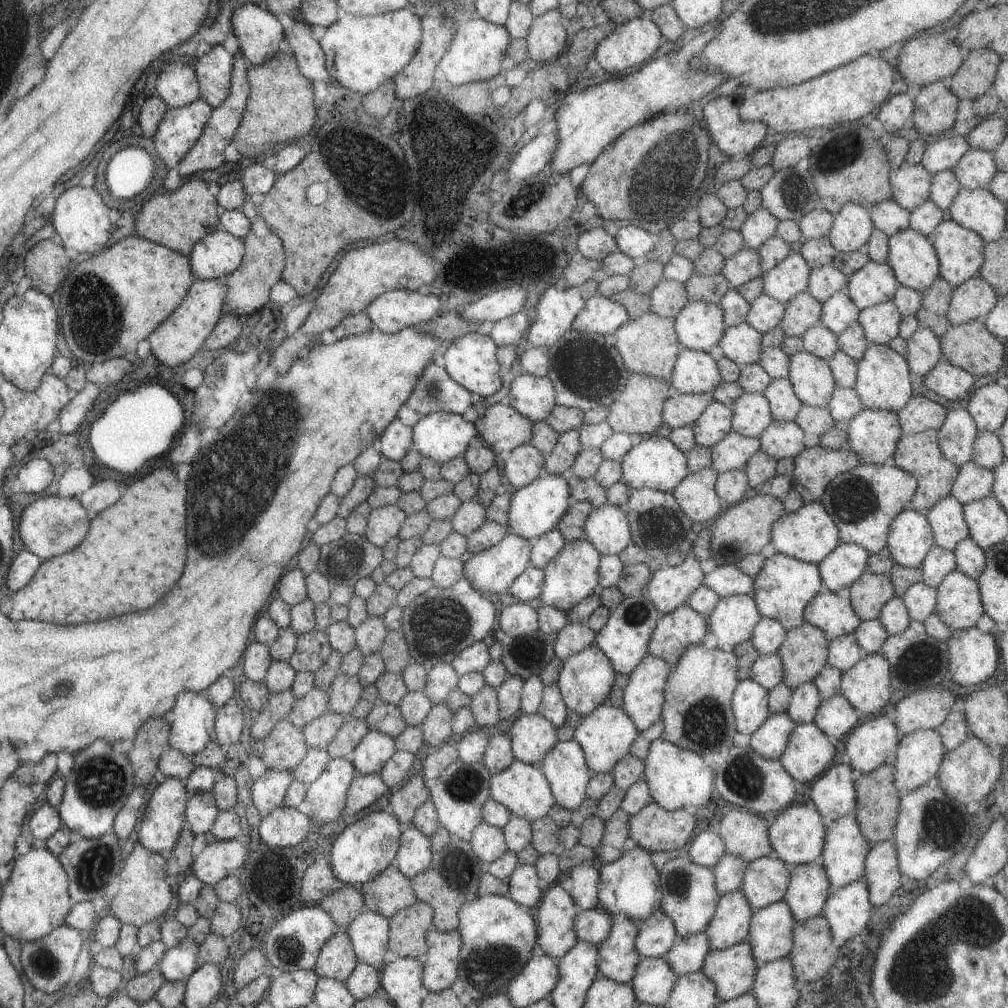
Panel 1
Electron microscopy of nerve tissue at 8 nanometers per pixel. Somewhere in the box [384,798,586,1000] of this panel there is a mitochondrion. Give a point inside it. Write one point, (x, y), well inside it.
(487, 965)

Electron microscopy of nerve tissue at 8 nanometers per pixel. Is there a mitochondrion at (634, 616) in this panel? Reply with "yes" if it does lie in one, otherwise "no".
yes

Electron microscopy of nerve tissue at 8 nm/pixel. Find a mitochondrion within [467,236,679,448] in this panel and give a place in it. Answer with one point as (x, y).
(583, 367)

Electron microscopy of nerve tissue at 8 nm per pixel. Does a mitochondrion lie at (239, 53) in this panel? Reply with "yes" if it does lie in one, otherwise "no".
no

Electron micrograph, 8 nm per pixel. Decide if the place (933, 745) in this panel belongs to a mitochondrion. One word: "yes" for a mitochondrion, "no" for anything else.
no

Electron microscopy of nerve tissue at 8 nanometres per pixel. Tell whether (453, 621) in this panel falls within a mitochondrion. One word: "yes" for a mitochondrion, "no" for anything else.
yes

